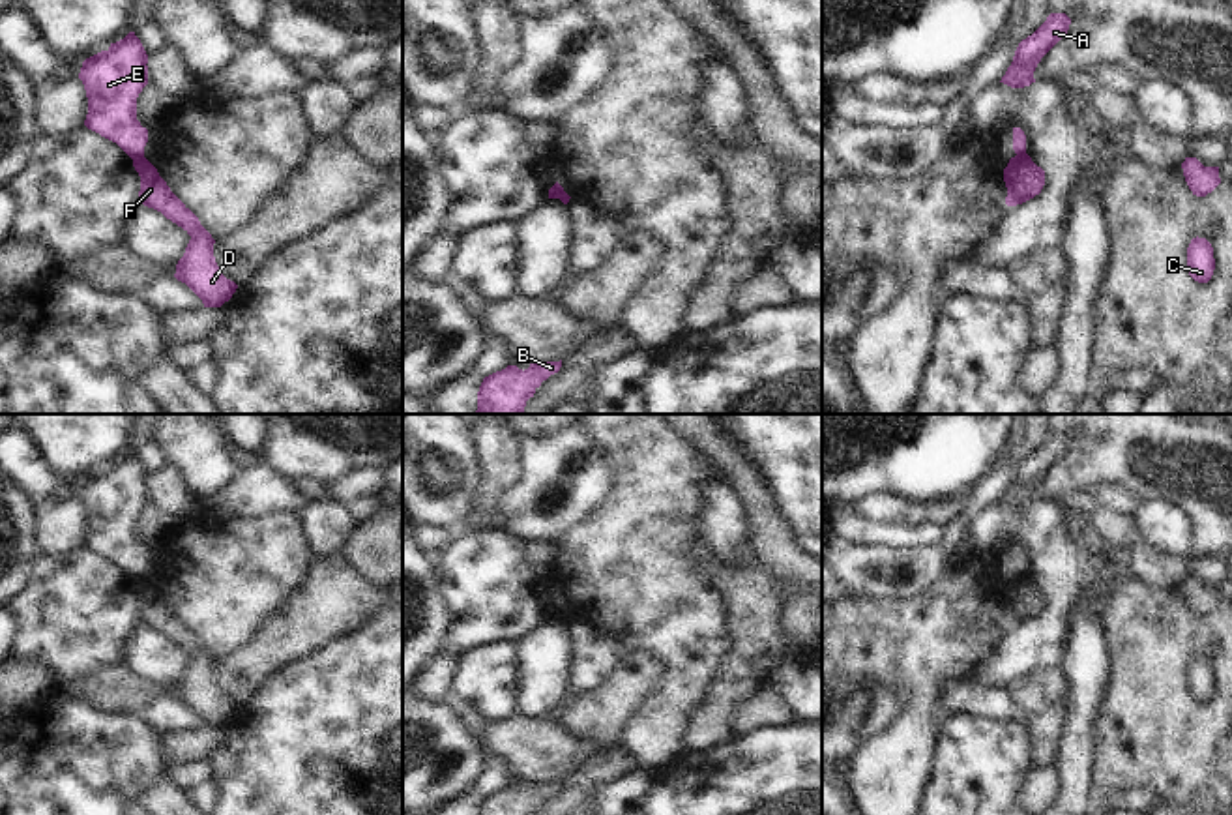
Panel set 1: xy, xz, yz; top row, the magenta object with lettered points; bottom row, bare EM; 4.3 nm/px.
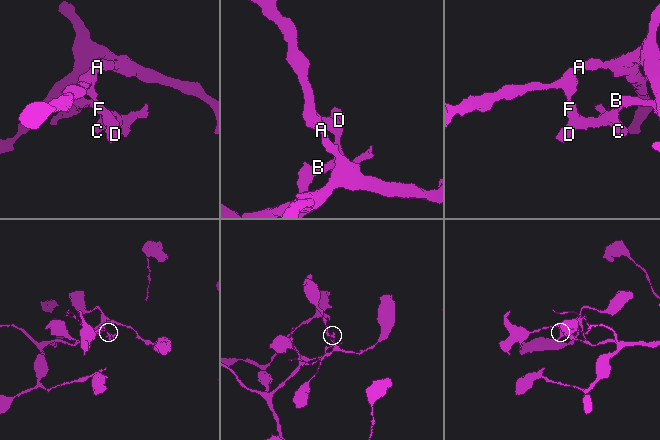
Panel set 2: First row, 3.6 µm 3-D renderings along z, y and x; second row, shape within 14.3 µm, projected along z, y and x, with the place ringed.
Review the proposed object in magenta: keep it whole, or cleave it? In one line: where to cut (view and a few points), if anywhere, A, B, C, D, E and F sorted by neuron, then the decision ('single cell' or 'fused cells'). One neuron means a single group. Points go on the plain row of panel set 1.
xy (143, 574), (133, 581) | A E / B C D F | fused cells

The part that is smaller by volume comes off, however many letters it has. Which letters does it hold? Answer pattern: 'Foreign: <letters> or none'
Foreign: B, C, D, F

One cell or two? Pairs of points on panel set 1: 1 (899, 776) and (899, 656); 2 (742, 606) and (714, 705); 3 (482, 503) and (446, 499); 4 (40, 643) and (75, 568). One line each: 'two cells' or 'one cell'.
1: one cell
2: one cell
3: two cells
4: one cell

